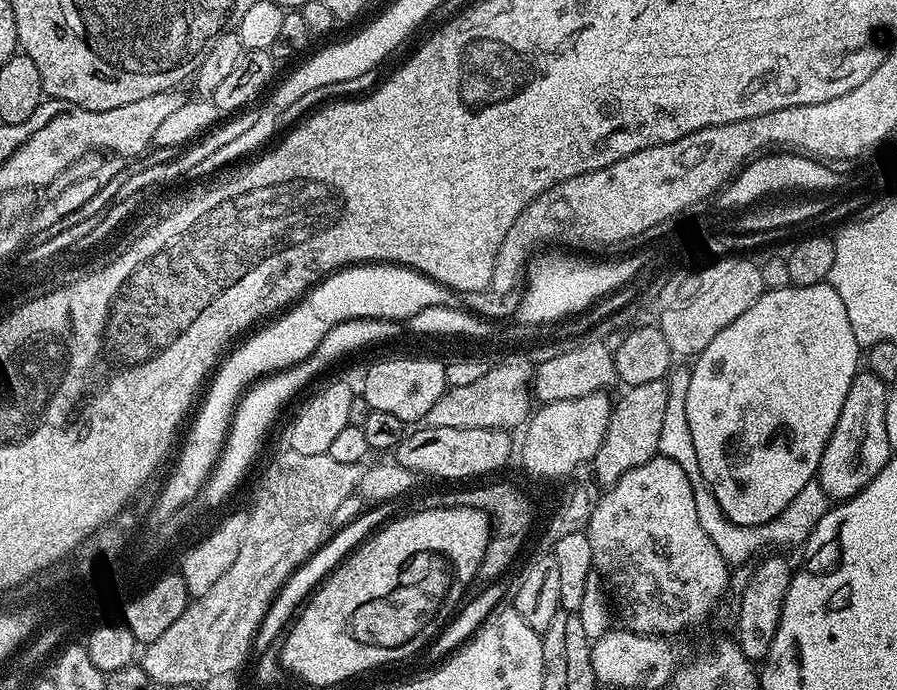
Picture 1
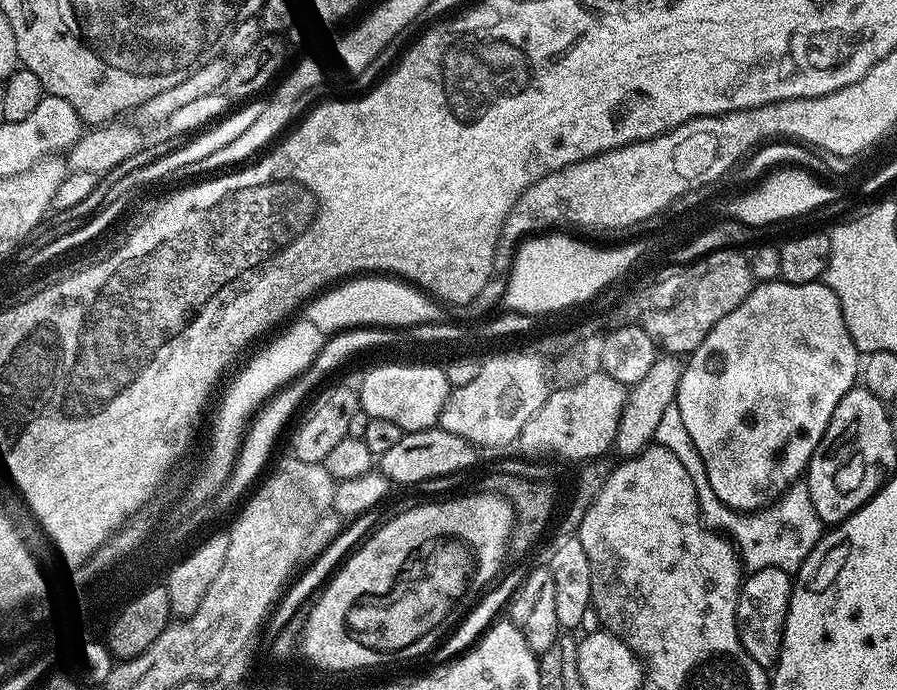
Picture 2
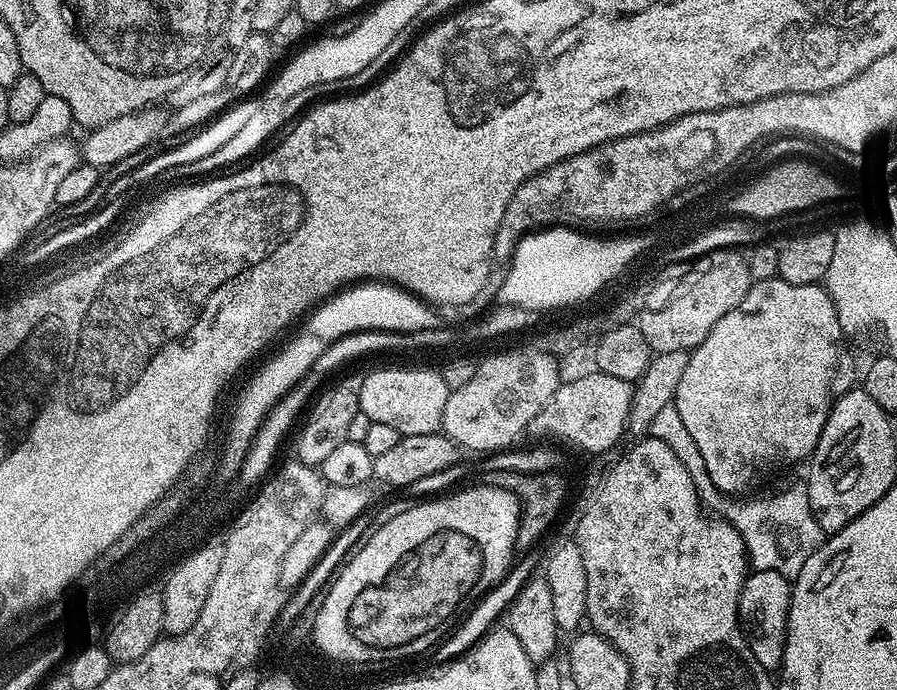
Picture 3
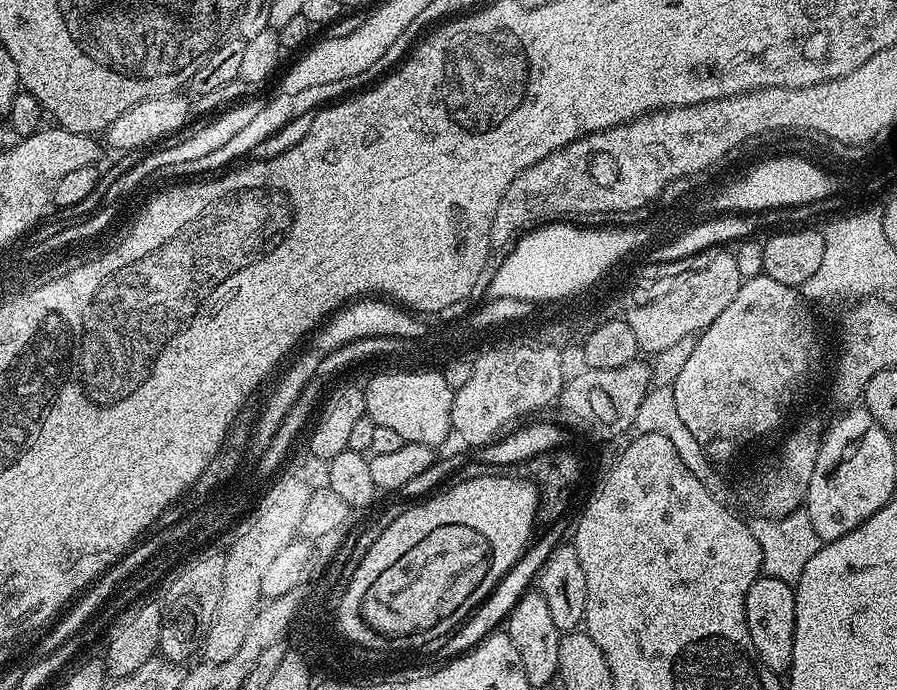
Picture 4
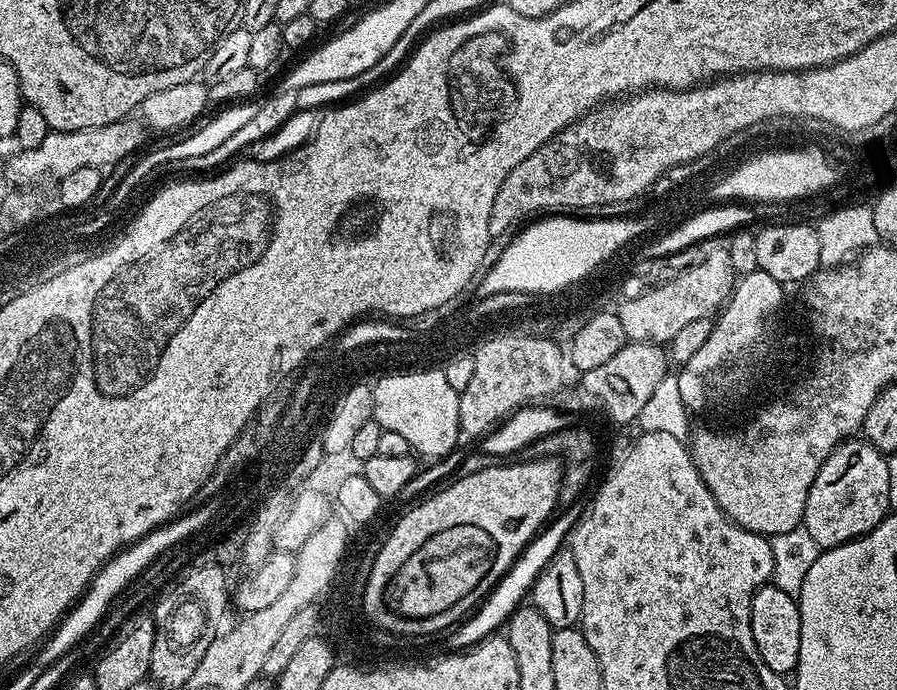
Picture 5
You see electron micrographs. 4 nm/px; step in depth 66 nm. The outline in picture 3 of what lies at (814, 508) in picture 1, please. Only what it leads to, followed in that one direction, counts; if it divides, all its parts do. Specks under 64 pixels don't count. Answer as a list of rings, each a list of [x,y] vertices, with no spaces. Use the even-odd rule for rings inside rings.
[[[675,403],[662,406],[662,410],[654,414],[650,435],[666,442],[666,446],[678,454],[678,462],[686,466],[686,474],[690,474],[690,482],[694,482],[694,490],[698,490],[700,503],[705,509],[713,517],[734,521],[738,534],[744,539],[744,549],[748,551],[748,562],[753,569],[774,570],[789,578],[800,573],[802,566],[806,566],[806,558],[810,558],[810,554],[814,554],[814,550],[818,550],[822,543],[822,533],[810,506],[808,489],[803,483],[796,484],[769,500],[744,501],[744,498],[733,498],[719,492],[714,482],[710,482],[706,462],[702,462],[702,454],[698,454],[698,446],[686,431],[682,414],[678,414]]]

